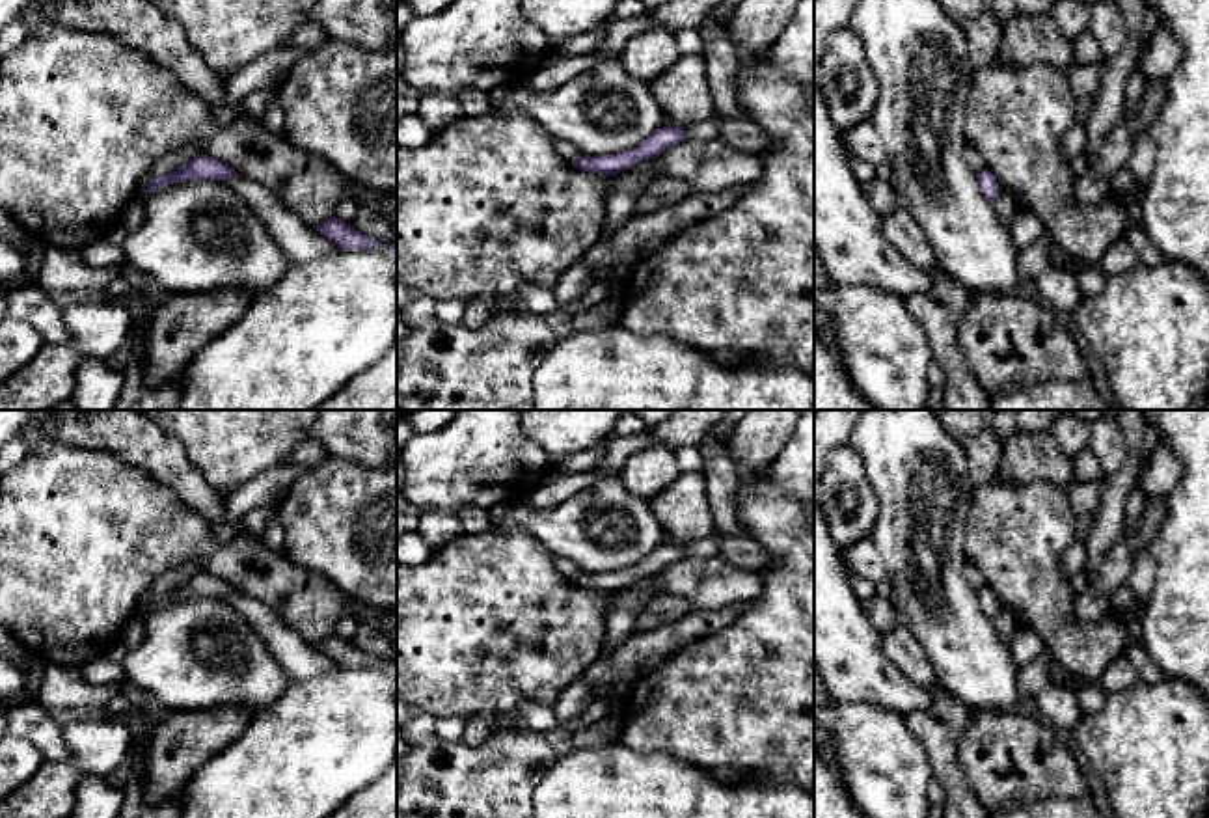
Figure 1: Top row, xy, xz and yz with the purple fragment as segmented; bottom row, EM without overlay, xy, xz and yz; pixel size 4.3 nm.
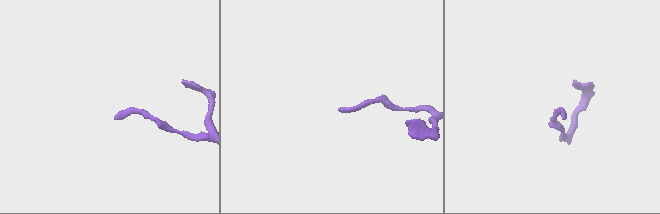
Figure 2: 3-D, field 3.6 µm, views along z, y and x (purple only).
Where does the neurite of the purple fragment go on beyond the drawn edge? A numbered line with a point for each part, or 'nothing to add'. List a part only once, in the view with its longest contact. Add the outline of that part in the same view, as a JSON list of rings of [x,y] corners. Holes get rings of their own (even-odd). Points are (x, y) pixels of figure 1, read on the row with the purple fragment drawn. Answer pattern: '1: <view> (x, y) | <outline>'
nothing to add

